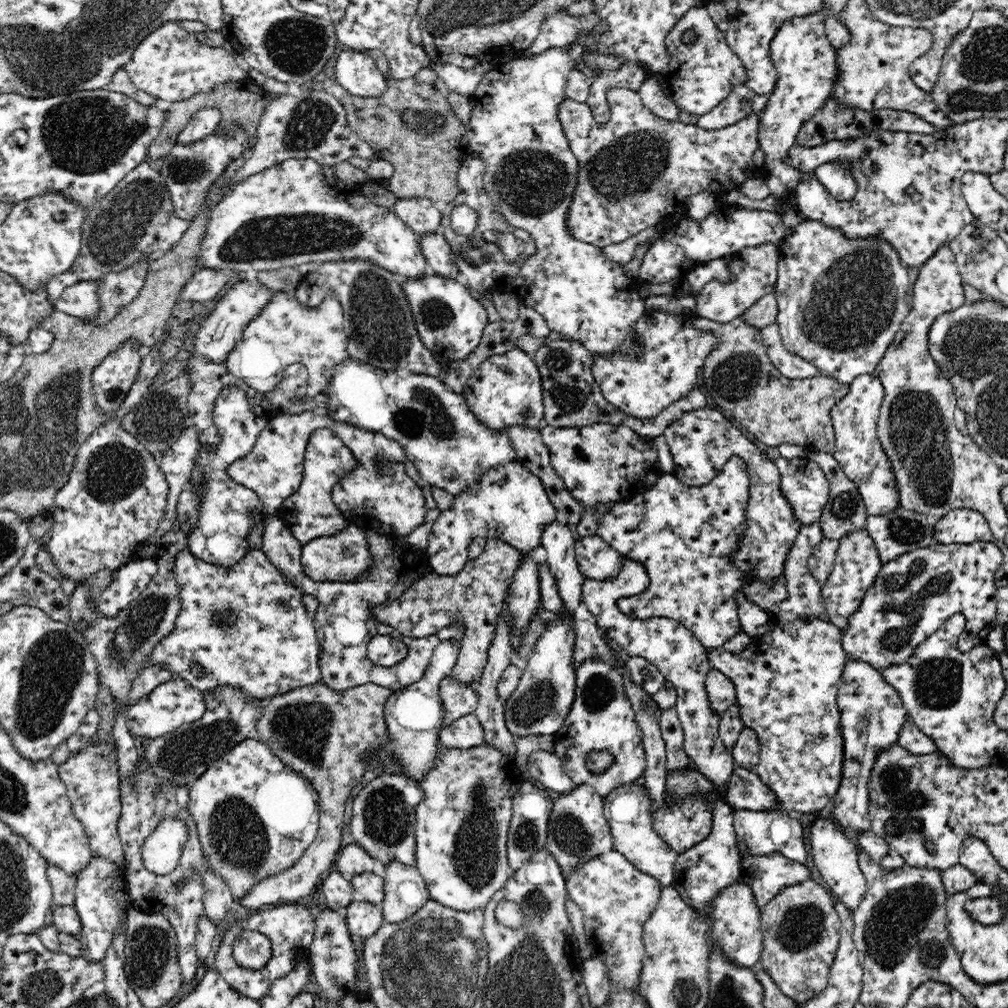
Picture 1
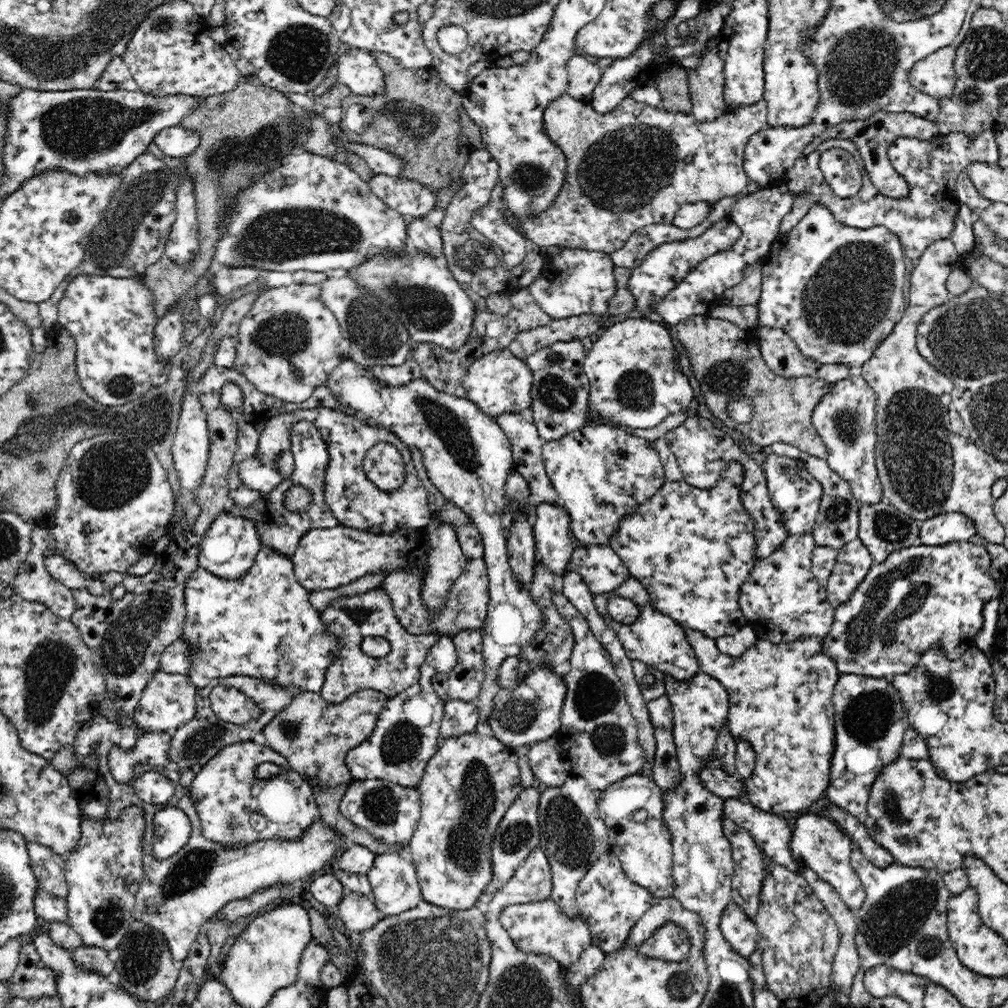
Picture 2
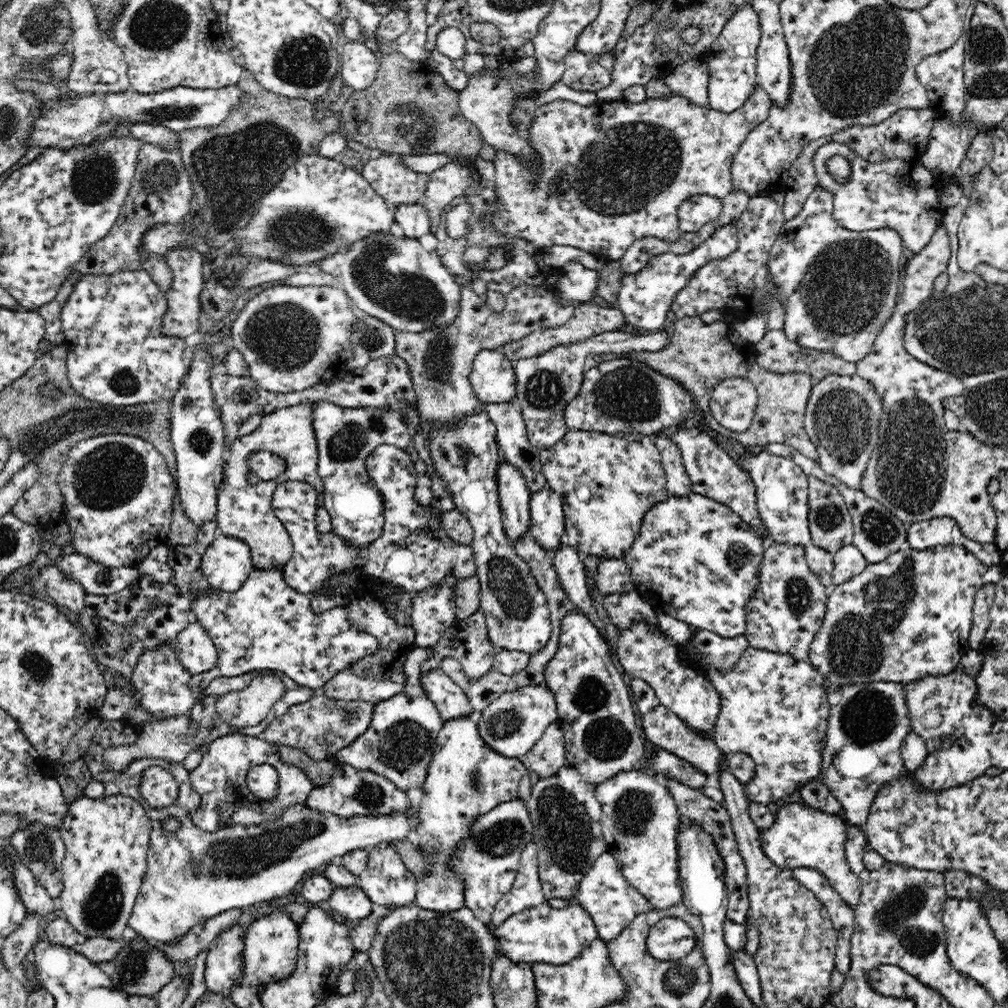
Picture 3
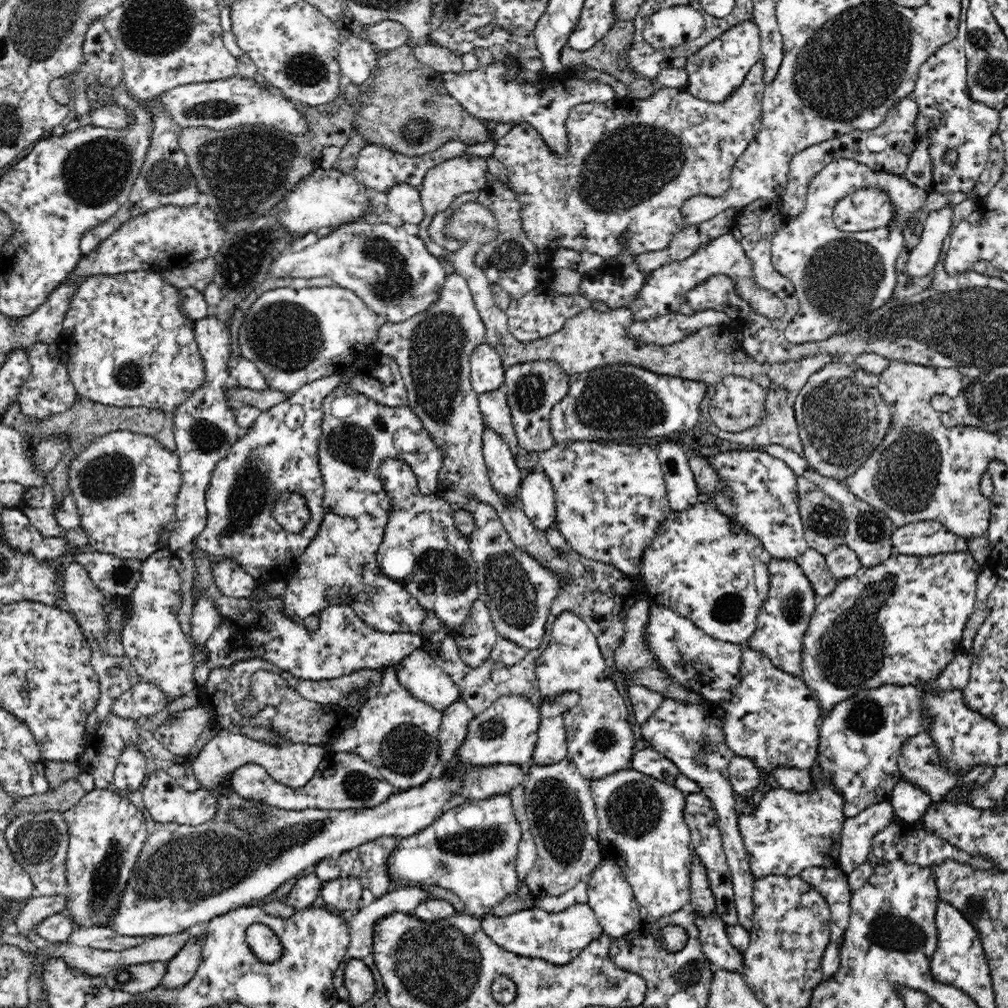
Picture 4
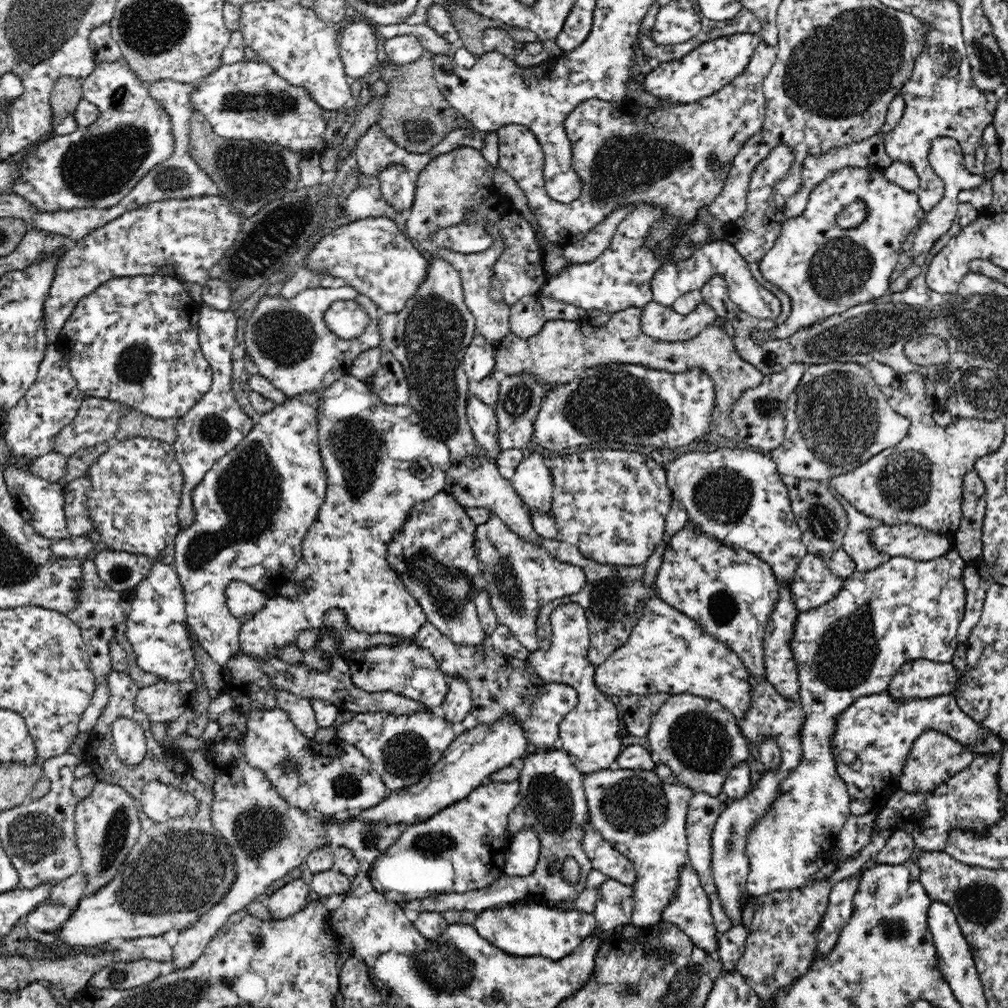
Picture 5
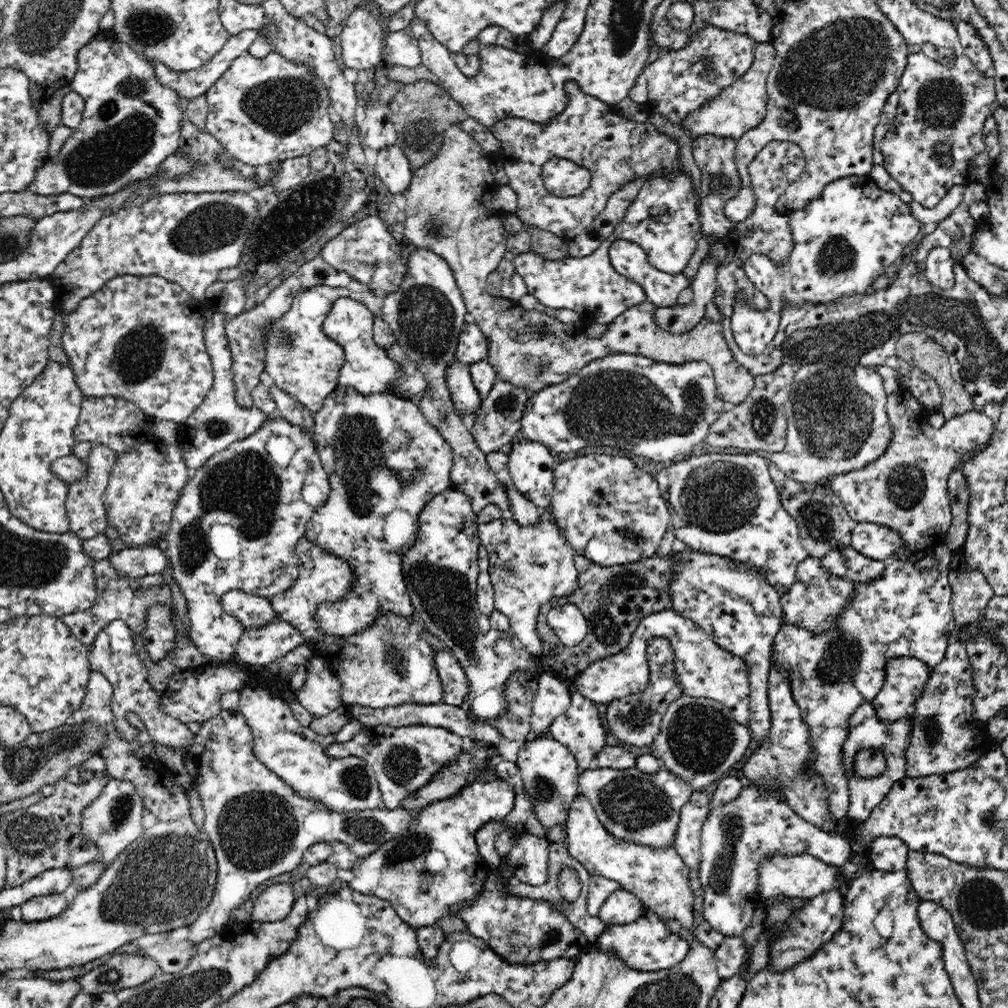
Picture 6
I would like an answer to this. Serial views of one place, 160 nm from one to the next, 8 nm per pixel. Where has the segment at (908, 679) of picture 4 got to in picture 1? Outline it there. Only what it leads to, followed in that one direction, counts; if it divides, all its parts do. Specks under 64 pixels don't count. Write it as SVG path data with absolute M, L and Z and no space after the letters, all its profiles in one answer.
M973 542L970 544L940 544L930 545L929 547L919 548L910 552L905 552L898 556L897 559L890 562L883 563L881 569L878 571L877 577L874 579L872 586L868 588L865 597L862 599L858 610L853 615L849 616L848 624L845 629L842 629L842 646L845 649L847 658L849 660L861 660L871 664L874 668L882 671L884 668L902 664L912 656L915 648L921 642L924 642L933 632L936 632L945 622L954 614L963 614L966 619L964 630L959 634L957 640L957 649L962 652L970 652L978 644L985 644L988 633L994 628L997 623L997 590L998 586L995 585L995 572L1001 567L1004 559L1003 552L994 543L989 542Z

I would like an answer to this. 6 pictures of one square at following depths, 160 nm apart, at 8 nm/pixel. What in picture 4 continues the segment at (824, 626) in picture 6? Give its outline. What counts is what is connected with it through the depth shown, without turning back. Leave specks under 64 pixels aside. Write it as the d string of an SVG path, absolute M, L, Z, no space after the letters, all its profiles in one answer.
M808 548L795 561L804 571L804 575L810 581L810 585L818 599L828 596L840 582L840 580L830 575L825 555L817 550Z

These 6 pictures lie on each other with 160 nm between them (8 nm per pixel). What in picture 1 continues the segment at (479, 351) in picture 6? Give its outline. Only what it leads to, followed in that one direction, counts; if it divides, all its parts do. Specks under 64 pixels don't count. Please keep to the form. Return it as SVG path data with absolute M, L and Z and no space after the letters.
M517 347L501 355L490 355L482 362L467 381L462 396L476 419L497 432L512 425L532 429L544 425L542 376L535 359Z

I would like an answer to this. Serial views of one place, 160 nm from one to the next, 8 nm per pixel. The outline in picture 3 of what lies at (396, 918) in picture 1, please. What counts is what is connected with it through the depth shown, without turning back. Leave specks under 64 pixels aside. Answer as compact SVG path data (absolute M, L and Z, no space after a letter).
M392 844L377 845L370 848L368 852L368 864L357 877L358 886L366 893L366 896L376 904L388 905L393 908L406 907L406 904L415 900L417 879L410 869L406 868L400 854Z

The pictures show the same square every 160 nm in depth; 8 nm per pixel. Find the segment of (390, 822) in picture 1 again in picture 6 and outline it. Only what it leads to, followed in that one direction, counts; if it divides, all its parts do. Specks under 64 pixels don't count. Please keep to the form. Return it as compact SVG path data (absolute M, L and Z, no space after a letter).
M252 685L241 689L236 709L244 715L252 731L253 751L256 758L278 775L280 780L290 785L297 796L322 802L329 810L340 814L386 809L378 780L366 760L357 756L334 758L325 752L329 744L348 742L362 730L364 726L357 718L352 716L340 731L323 736L312 731L309 726L302 726L280 693L273 695L262 687Z

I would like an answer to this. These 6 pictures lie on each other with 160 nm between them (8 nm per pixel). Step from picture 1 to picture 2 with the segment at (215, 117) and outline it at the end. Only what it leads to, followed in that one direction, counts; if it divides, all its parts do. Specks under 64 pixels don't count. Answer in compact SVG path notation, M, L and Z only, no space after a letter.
M181 125L162 129L153 140L162 154L172 158L185 158L200 144L199 132L186 130Z

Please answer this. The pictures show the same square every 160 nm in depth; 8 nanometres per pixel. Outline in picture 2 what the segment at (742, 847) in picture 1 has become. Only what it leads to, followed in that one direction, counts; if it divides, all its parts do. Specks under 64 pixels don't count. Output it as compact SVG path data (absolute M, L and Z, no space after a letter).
M735 798L724 799L724 813L749 832L766 859L776 861L794 872L801 868L792 857L792 829L782 815L763 812L750 802Z

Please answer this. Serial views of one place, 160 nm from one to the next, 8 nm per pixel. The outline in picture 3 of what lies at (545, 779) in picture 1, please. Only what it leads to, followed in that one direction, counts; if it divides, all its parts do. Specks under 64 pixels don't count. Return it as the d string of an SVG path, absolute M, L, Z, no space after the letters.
M558 722L549 724L532 750L520 759L528 770L534 770L539 777L554 776L566 765L564 735Z

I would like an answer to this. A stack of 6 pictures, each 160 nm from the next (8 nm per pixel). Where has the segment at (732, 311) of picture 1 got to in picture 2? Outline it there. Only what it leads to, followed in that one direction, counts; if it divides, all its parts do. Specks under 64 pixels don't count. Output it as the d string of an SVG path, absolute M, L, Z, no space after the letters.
M761 263L746 266L744 278L740 284L736 284L730 290L724 290L720 296L722 305L758 305L760 304L760 295L762 288Z

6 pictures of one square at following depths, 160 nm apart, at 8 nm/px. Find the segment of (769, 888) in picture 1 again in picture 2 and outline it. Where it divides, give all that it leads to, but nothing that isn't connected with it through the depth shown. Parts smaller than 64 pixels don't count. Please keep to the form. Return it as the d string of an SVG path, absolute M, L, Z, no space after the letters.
M724 816L722 830L730 841L735 862L731 900L753 920L758 913L762 883L769 871L763 862L766 858L762 857L762 850L754 843L749 832L728 819L728 816Z

